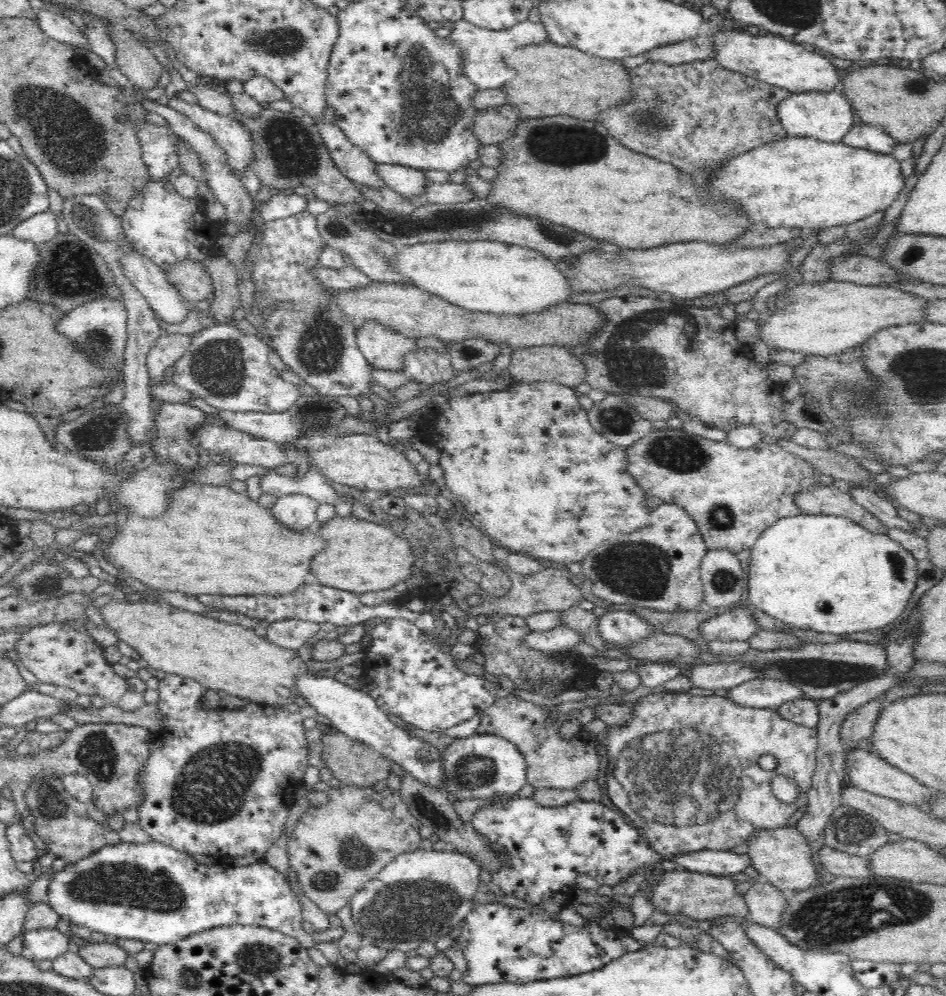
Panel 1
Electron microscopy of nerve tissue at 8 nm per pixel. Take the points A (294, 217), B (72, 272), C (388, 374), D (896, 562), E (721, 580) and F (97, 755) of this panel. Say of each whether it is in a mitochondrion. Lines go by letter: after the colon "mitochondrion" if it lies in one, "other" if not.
A: other
B: mitochondrion
C: other
D: mitochondrion
E: mitochondrion
F: mitochondrion

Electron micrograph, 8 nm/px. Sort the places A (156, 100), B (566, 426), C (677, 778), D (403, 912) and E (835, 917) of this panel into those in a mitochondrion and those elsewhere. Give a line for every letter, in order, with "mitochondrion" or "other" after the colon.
A: other
B: other
C: mitochondrion
D: mitochondrion
E: mitochondrion

